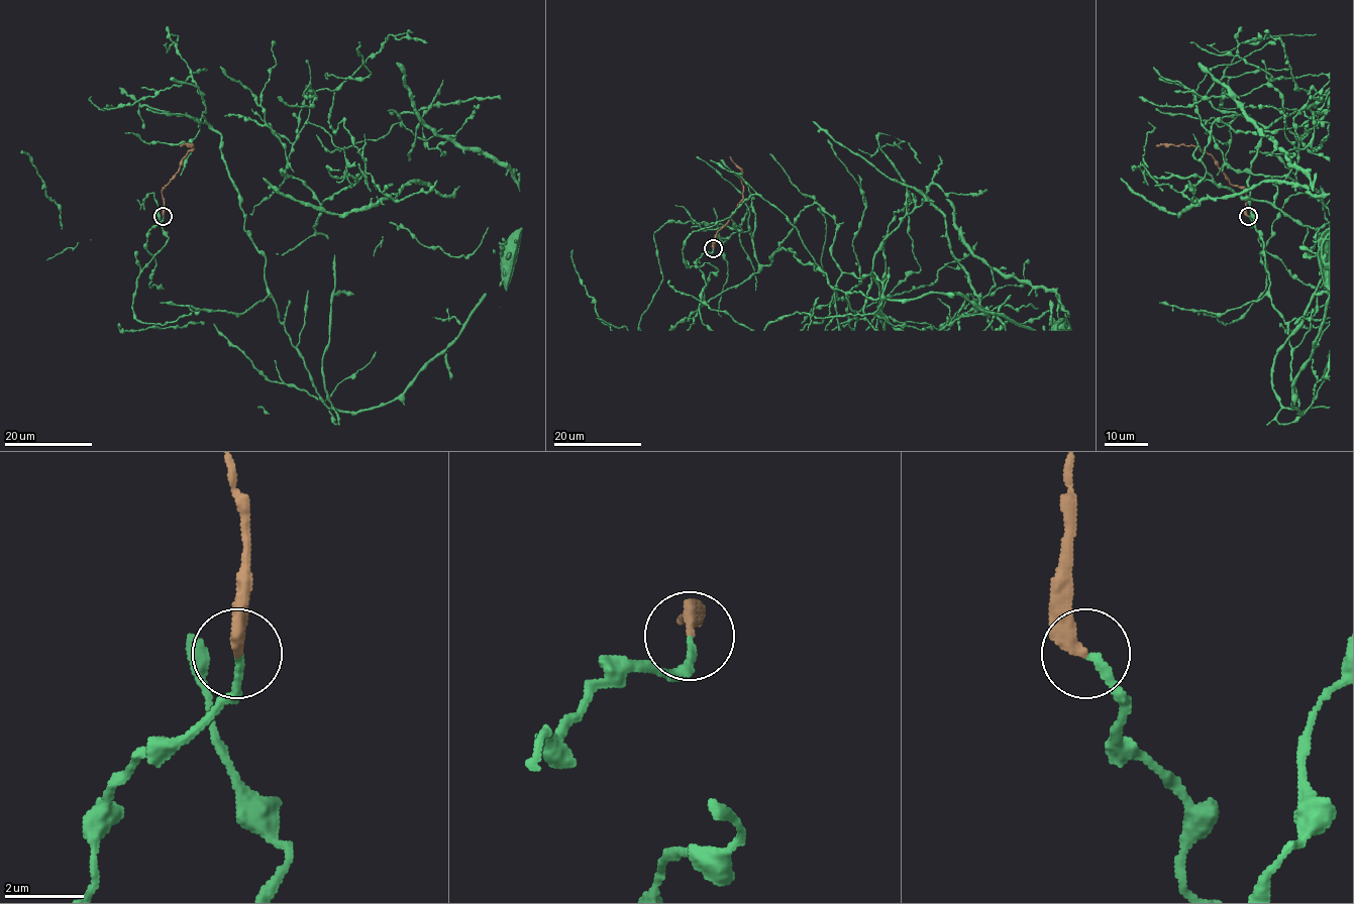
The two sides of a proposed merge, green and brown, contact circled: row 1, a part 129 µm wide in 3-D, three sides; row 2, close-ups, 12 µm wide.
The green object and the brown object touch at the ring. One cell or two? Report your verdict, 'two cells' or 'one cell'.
two cells

